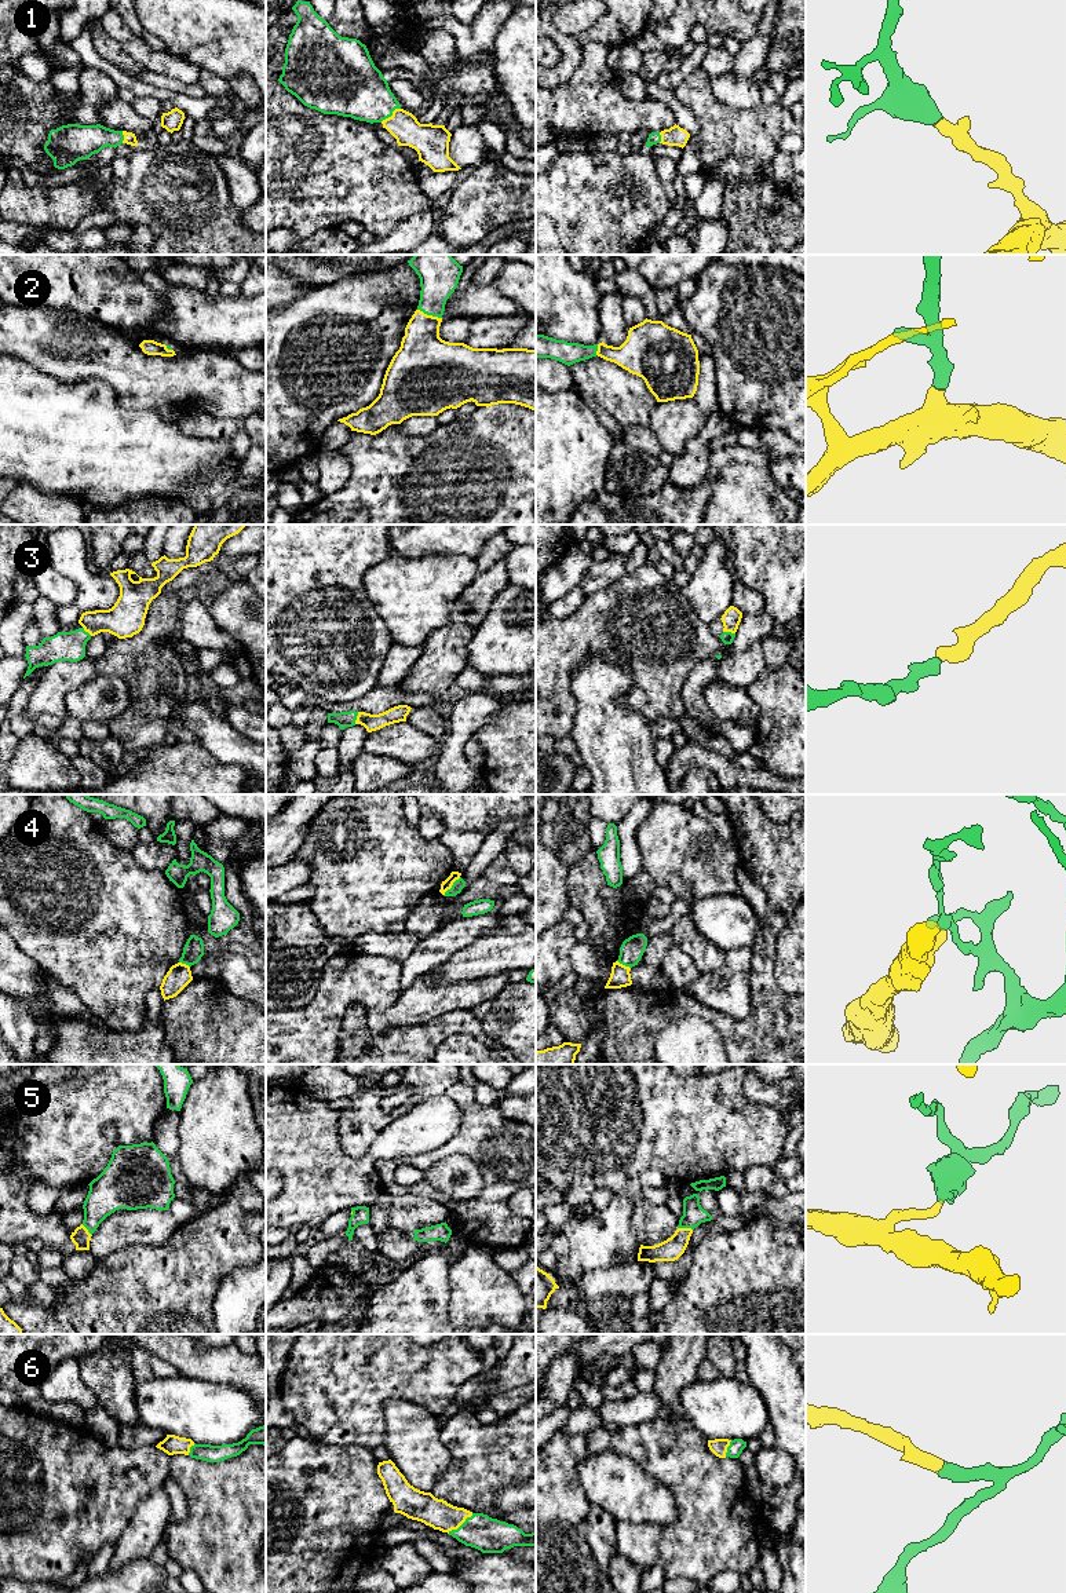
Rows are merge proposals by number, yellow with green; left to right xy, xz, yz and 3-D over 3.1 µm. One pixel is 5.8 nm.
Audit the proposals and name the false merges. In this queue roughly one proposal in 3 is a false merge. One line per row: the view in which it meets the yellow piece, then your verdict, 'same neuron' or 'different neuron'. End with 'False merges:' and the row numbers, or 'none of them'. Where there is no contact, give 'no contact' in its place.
1: xz | same neuron
2: xz | same neuron
3: xz | same neuron
4: xz | different neuron
5: yz | same neuron
6: xz | same neuron
False merges: 4

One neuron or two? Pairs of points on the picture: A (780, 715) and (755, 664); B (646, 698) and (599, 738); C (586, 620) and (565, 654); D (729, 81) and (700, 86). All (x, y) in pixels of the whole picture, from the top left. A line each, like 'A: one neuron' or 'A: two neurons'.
A: two neurons
B: two neurons
C: one neuron
D: two neurons

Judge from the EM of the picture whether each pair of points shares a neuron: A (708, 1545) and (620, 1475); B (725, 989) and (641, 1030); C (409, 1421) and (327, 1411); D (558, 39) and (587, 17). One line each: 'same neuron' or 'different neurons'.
A: different neurons
B: different neurons
C: different neurons
D: different neurons

